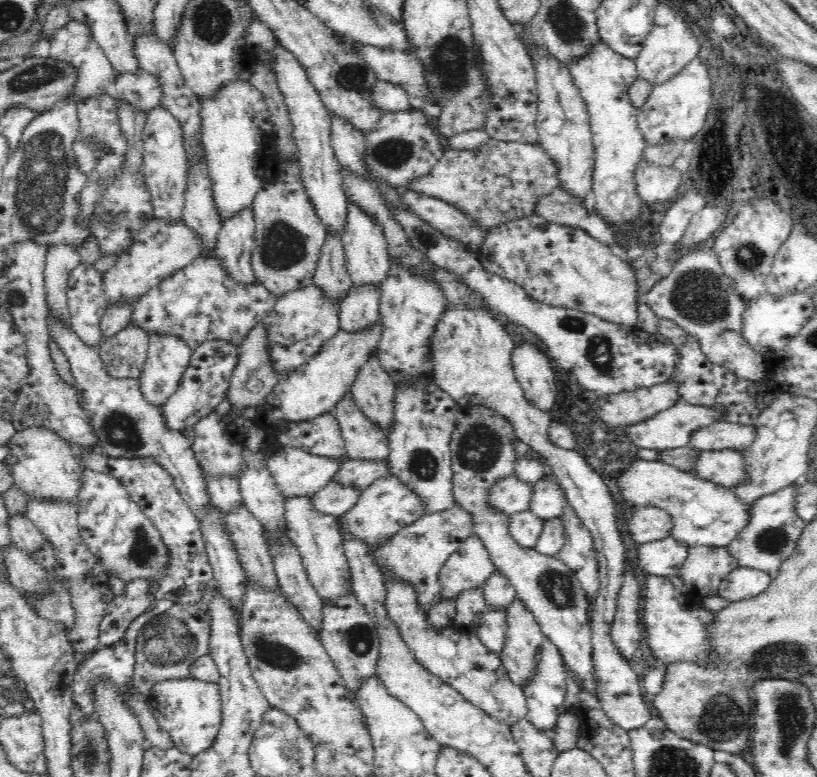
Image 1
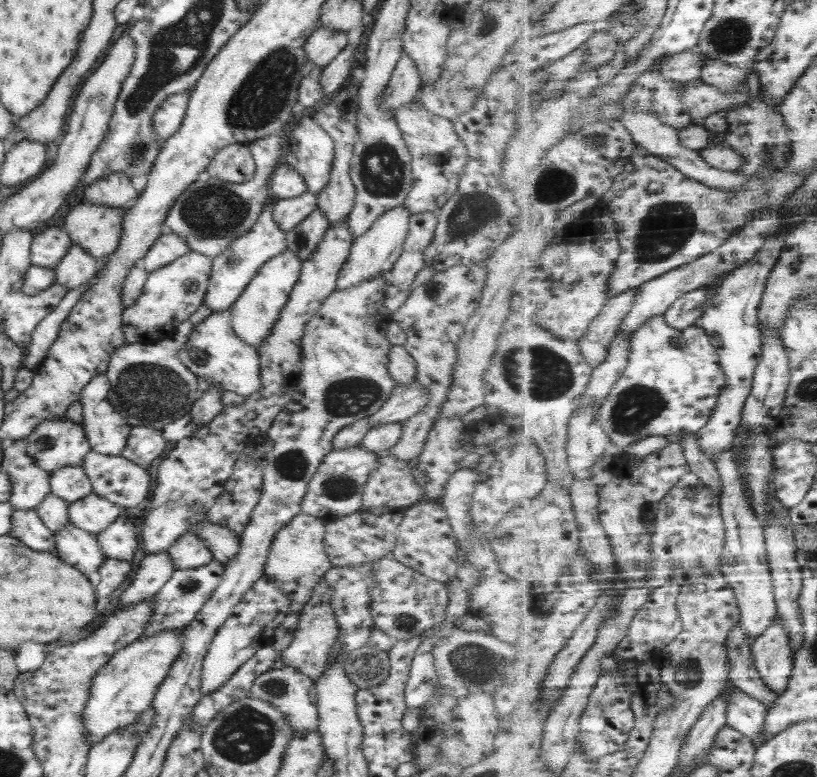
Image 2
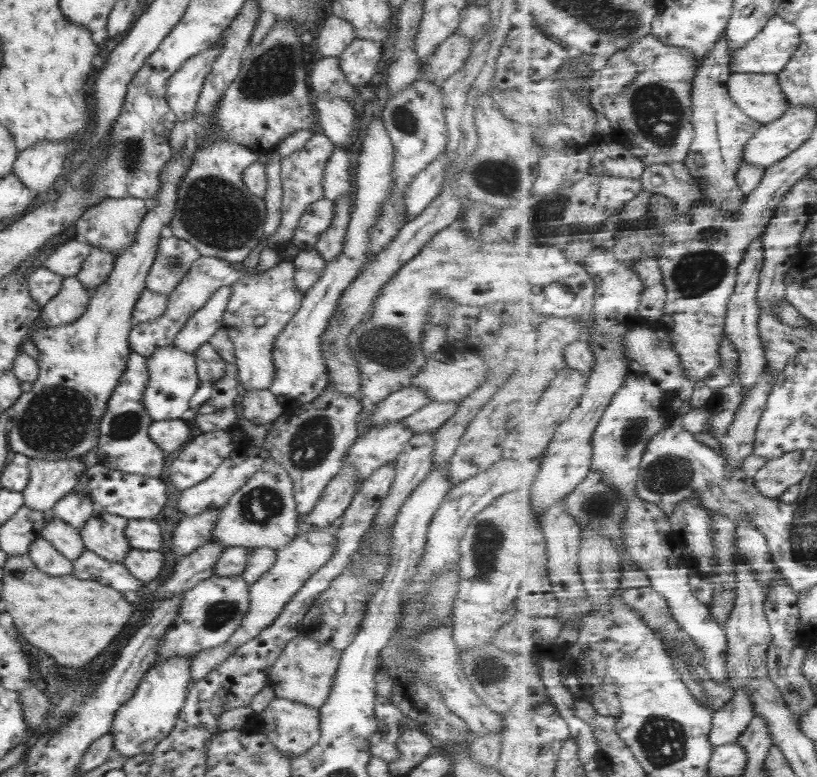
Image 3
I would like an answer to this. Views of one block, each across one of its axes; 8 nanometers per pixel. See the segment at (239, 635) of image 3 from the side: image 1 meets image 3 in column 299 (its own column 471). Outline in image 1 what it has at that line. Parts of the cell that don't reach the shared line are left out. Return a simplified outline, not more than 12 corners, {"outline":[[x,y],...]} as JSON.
{"outline":[[473,532],[444,564],[441,594],[482,585],[494,569]]}

